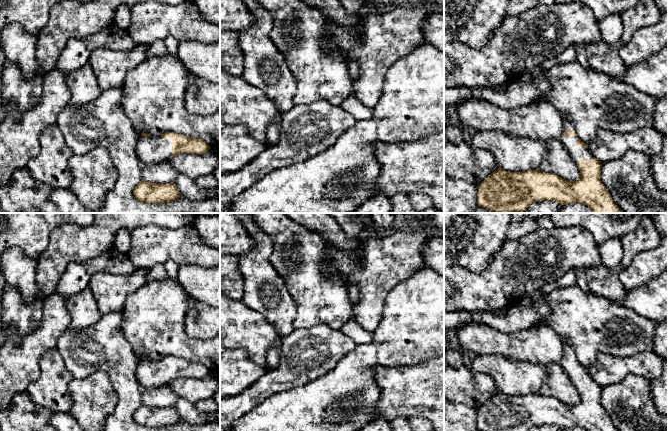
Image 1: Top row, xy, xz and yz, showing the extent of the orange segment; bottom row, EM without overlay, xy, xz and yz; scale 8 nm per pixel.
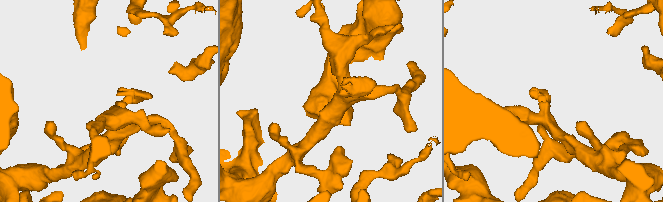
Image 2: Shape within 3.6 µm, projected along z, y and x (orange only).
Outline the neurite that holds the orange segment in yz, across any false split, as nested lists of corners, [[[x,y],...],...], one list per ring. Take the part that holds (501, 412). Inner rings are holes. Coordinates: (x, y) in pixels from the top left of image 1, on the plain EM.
[[[566,339],[561,340],[563,343],[563,356],[560,365],[578,389],[579,404],[568,405],[556,398],[545,397],[540,393],[509,396],[498,392],[477,410],[479,431],[529,431],[534,426],[544,424],[554,424],[561,430],[570,427],[583,427],[588,431],[618,431],[600,403],[602,387],[593,380],[588,368],[577,361],[573,346]]]

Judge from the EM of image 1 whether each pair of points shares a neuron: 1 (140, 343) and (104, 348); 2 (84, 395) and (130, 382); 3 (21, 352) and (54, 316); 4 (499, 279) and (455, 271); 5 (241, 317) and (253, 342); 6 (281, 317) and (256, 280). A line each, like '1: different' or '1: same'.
1: different
2: different
3: same
4: same
5: same
6: same

